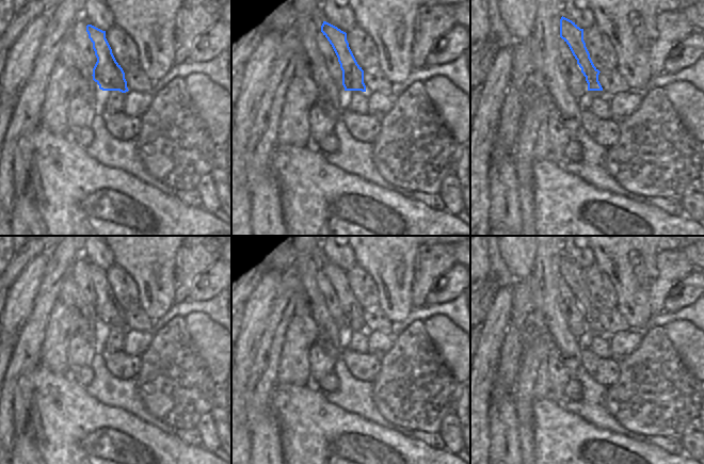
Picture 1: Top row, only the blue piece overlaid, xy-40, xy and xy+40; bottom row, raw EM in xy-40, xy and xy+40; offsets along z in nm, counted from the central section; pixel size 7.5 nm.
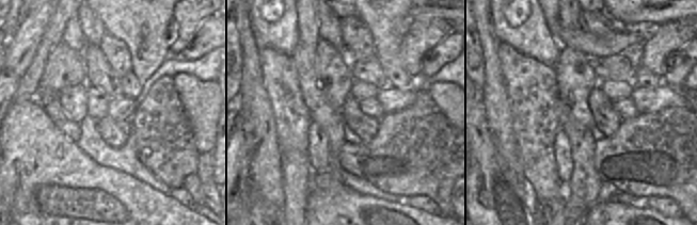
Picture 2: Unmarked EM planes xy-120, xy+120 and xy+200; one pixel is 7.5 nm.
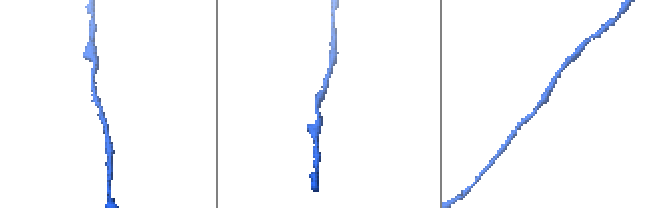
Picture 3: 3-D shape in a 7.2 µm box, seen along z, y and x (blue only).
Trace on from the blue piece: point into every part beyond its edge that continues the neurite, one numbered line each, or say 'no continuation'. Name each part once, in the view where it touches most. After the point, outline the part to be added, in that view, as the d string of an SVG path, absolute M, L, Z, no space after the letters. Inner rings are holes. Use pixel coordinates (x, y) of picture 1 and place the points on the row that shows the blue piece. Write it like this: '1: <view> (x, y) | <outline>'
no continuation

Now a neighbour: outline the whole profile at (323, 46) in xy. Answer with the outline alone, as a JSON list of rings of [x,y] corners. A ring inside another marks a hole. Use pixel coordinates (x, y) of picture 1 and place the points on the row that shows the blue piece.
[[[321,31],[317,34],[317,49],[319,50],[325,62],[330,77],[345,91],[345,87],[342,85],[342,70],[340,68],[338,58],[332,45]]]

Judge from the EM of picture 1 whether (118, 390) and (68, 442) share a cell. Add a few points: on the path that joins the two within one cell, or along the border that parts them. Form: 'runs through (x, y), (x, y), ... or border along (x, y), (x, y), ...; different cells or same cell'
border along (84, 389), (102, 403), (123, 408), (128, 413); different cells

